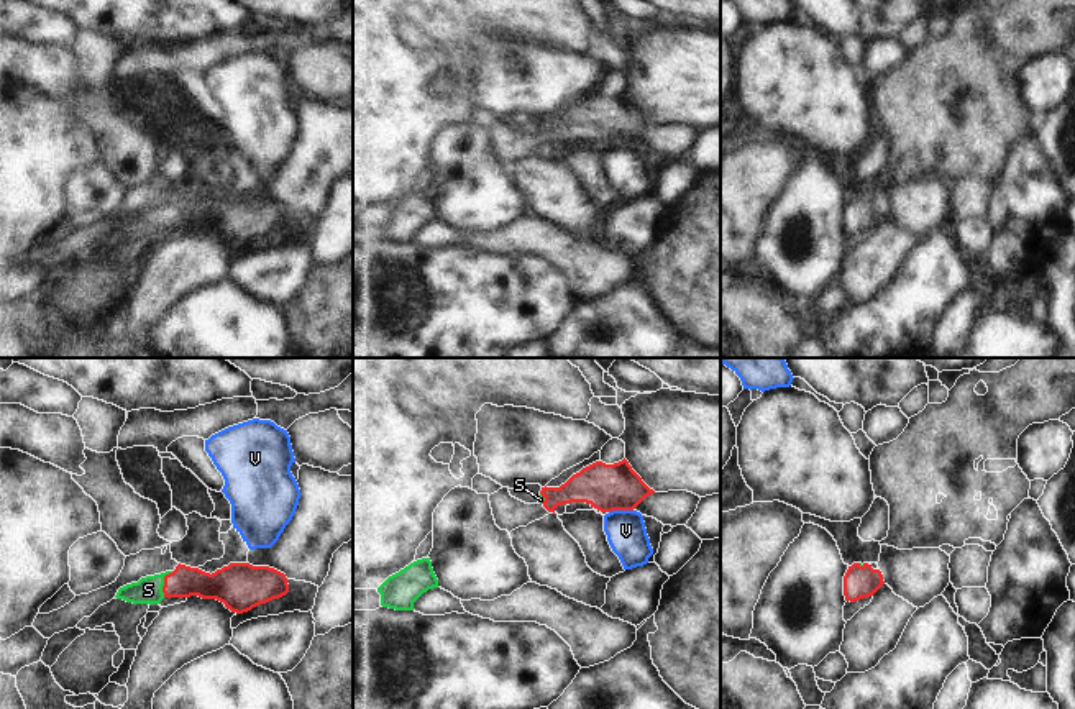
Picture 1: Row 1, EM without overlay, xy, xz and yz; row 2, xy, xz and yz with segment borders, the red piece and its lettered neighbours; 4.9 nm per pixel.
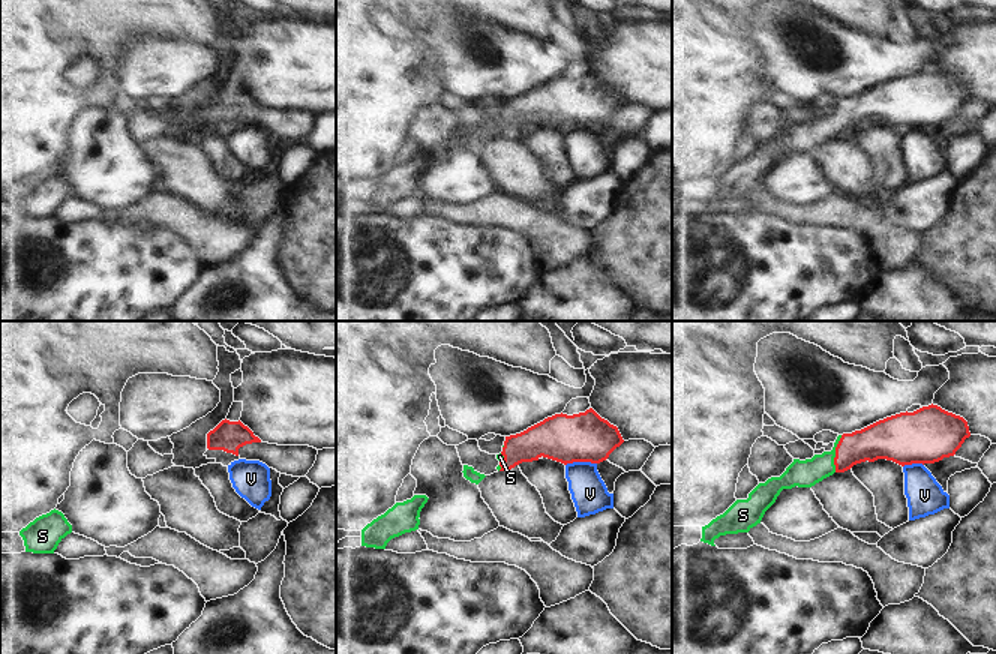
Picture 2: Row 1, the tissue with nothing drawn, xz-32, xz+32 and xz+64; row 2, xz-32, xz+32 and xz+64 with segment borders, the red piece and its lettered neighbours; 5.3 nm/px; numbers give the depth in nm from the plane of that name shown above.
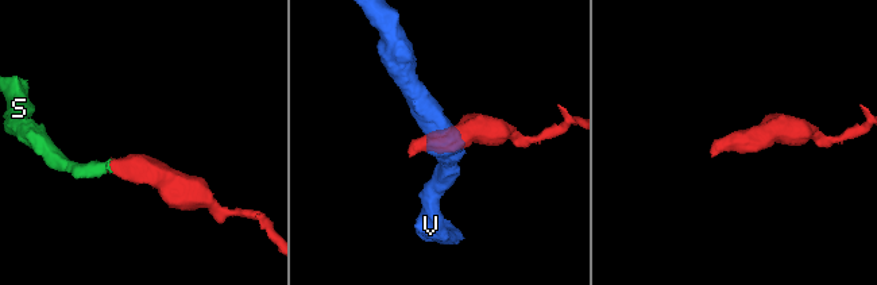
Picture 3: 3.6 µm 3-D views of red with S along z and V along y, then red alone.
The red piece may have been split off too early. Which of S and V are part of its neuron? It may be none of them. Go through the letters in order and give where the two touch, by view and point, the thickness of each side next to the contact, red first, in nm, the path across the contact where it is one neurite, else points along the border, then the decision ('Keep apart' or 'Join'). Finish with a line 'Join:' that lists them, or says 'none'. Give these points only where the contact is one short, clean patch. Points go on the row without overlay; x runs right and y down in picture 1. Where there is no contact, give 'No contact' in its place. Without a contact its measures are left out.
S: Touches red at xy (164, 215). Thickness 160 nm (red) against 130 nm. Path across: xy (184, 214), (164, 215), (148, 222). Join
V: Touches red at xz (621, 141). Thickness 220 nm (red) against 190 nm. Boundary: xz (632, 141), (612, 141), (609, 145). Keep apart
Join: S

